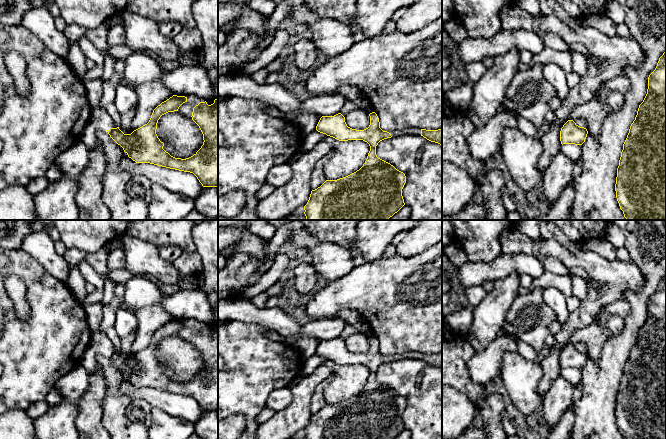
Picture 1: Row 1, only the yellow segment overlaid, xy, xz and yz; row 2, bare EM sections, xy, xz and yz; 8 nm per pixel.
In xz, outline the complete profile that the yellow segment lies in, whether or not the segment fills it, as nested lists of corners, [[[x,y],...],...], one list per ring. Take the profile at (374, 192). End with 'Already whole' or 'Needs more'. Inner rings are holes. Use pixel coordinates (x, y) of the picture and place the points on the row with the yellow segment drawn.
[[[375,112],[369,116],[370,125],[364,130],[348,127],[341,113],[320,118],[316,126],[318,132],[339,141],[363,140],[369,144],[370,151],[359,170],[337,180],[326,180],[320,187],[311,191],[304,206],[306,220],[388,220],[405,205],[402,196],[402,189],[406,183],[405,174],[376,155],[378,143],[392,136],[380,128],[379,118]]]. Already whole

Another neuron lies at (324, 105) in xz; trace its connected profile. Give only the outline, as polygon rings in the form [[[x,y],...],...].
[[[341,94],[313,96],[301,101],[297,111],[282,114],[282,117],[292,121],[299,113],[314,113],[320,116],[334,116],[340,113],[348,99]]]

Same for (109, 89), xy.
[[[117,59],[112,77],[104,83],[103,93],[100,106],[106,108],[109,104],[114,103],[116,96],[116,88],[120,80],[124,77],[126,63],[125,59]]]

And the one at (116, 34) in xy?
[[[123,22],[109,28],[107,43],[109,46],[125,44],[125,27]]]

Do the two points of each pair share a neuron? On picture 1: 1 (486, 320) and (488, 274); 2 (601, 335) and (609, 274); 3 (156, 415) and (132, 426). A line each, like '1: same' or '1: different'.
1: different
2: different
3: different

